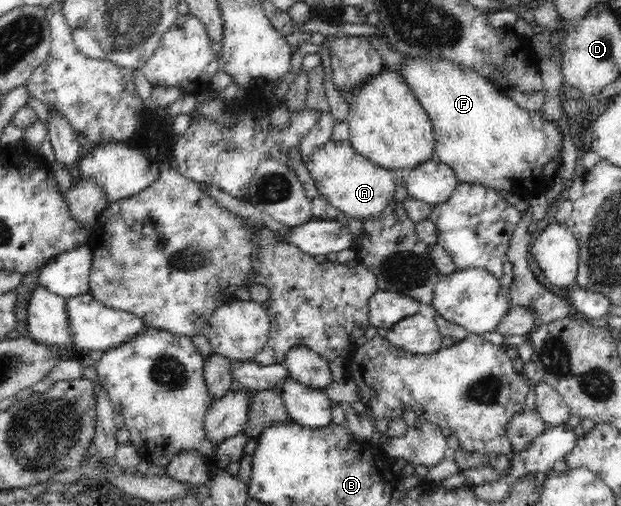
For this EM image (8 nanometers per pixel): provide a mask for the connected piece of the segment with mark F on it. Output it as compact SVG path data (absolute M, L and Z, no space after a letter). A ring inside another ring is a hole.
M413 56L403 58L405 62L399 66L398 72L432 120L435 157L454 170L459 182L479 183L498 192L510 192L524 199L541 194L545 190L546 180L541 169L555 157L559 157L561 164L564 134L558 128L557 120L545 120L545 114L542 114L541 110L519 108L505 92L471 68L462 68L449 60L428 60Z

